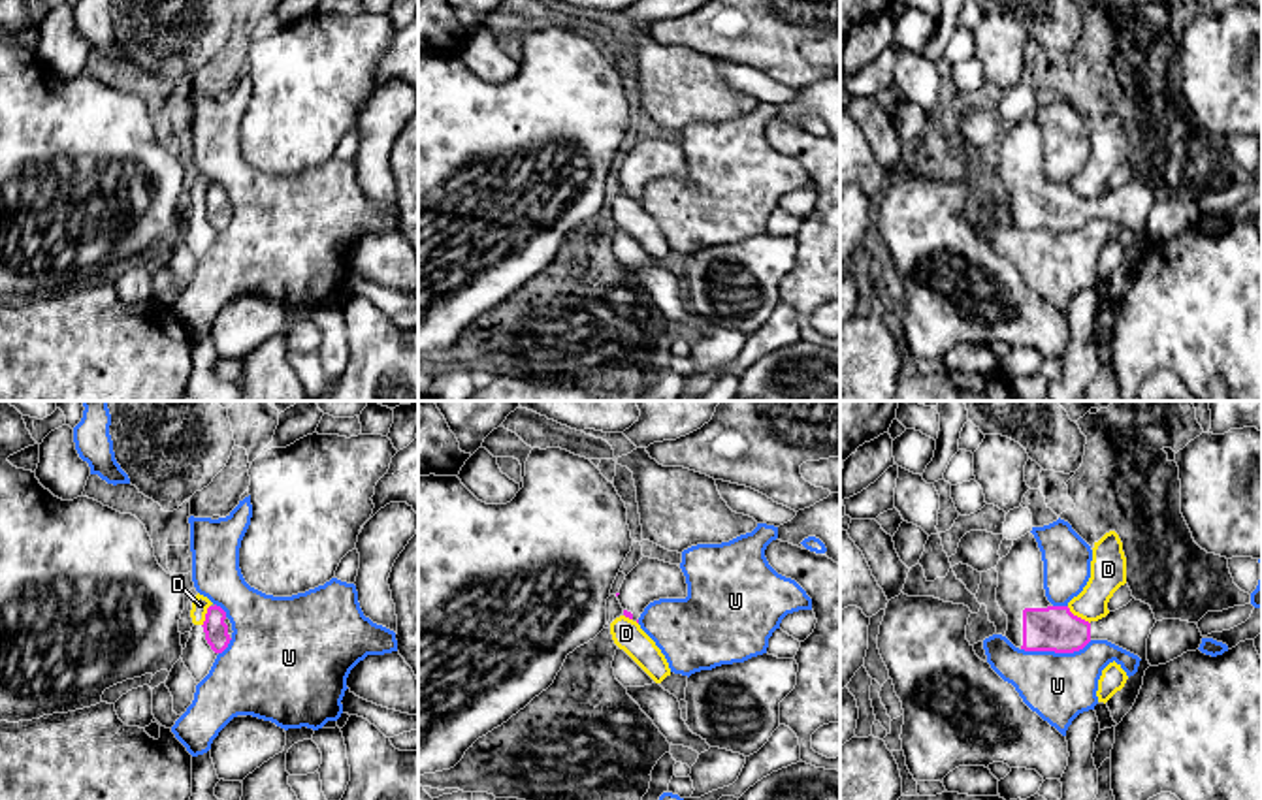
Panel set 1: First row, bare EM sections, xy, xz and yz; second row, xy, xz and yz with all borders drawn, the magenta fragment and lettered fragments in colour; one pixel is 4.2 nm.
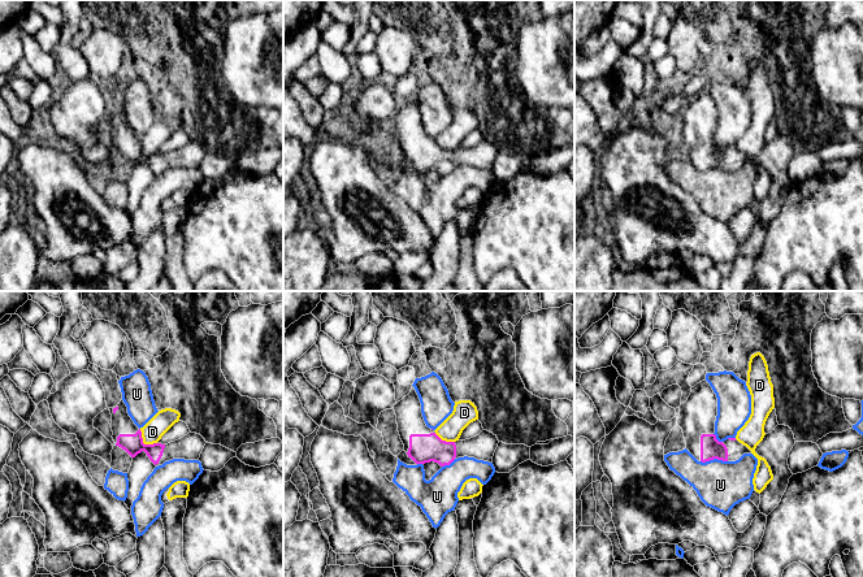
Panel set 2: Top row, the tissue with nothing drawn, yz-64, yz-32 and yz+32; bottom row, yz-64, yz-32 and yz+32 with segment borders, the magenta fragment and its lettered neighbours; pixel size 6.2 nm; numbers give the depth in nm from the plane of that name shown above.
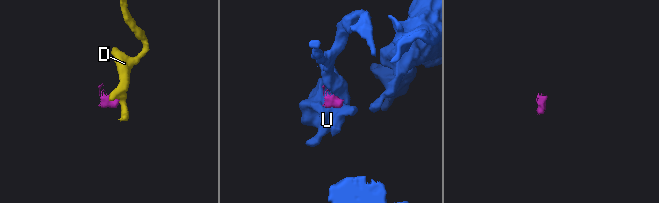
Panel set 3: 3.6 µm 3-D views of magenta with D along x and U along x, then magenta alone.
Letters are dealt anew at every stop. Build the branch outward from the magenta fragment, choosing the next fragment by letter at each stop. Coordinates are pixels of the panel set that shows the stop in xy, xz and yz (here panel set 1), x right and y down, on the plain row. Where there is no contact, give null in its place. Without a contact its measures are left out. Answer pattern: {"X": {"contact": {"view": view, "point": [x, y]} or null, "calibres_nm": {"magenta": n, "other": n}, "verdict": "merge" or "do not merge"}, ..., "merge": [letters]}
{"D": {"contact": {"view": "yz", "point": [1076, 194]}, "calibres_nm": {"magenta": 190, "other": 160}, "verdict": "do not merge"}, "U": {"contact": {"view": "yz", "point": [1055, 230]}, "calibres_nm": {"magenta": 190, "other": 280}, "verdict": "do not merge"}, "merge": []}

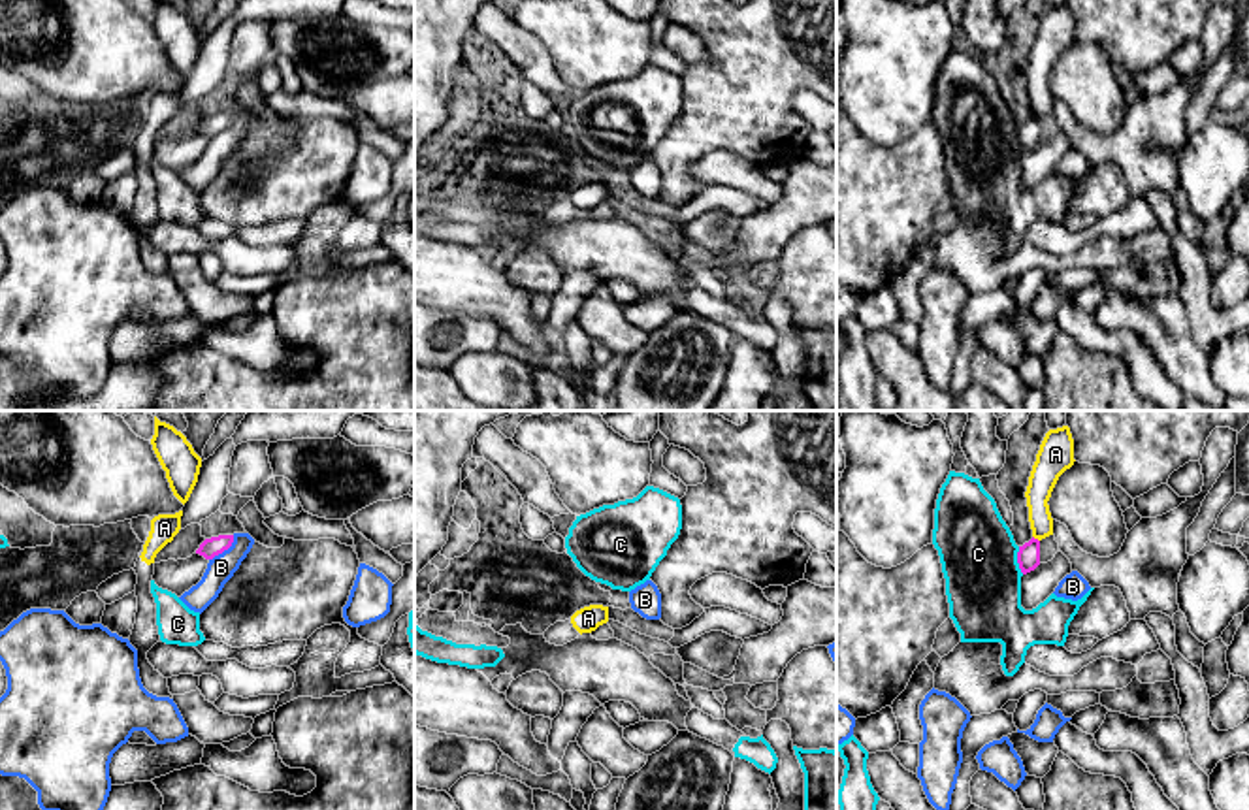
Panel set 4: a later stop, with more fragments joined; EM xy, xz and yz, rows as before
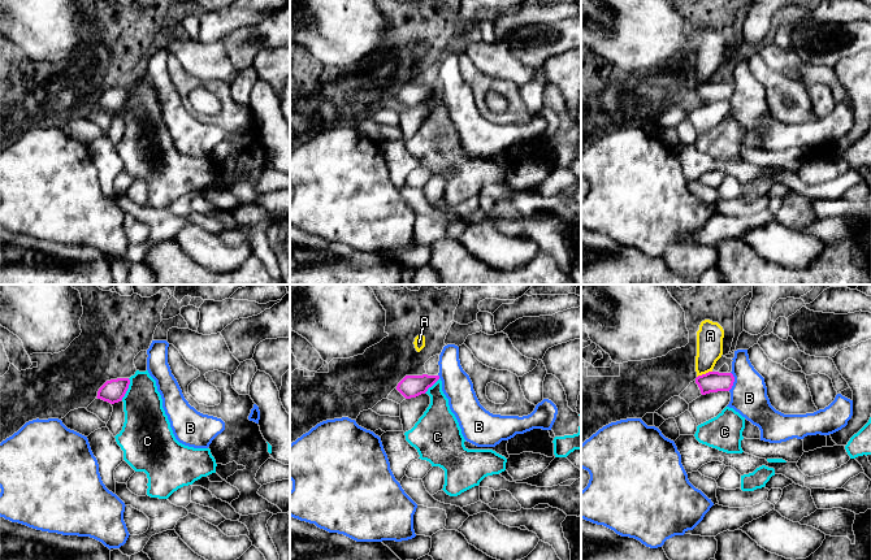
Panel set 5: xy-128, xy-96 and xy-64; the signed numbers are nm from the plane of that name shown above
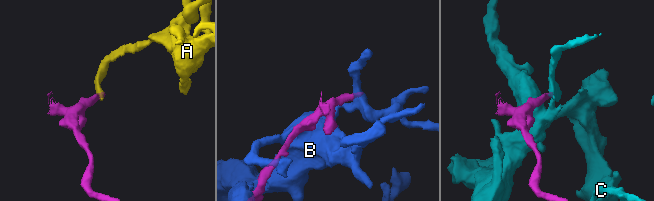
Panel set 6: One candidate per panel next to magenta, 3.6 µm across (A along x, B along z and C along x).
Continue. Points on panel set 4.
{"A": {"contact": {"view": "yz", "point": [1037, 117]}, "calibres_nm": {"magenta": 100, "other": 120}, "verdict": "do not merge"}, "B": {"contact": {"view": "xy", "point": [225, 127]}, "calibres_nm": {"magenta": 80, "other": 110}, "verdict": "do not merge"}, "C": {"contact": {"view": "yz", "point": [1018, 138]}, "calibres_nm": {"magenta": 100, "other": 320}, "verdict": "do not merge"}, "merge": []}

